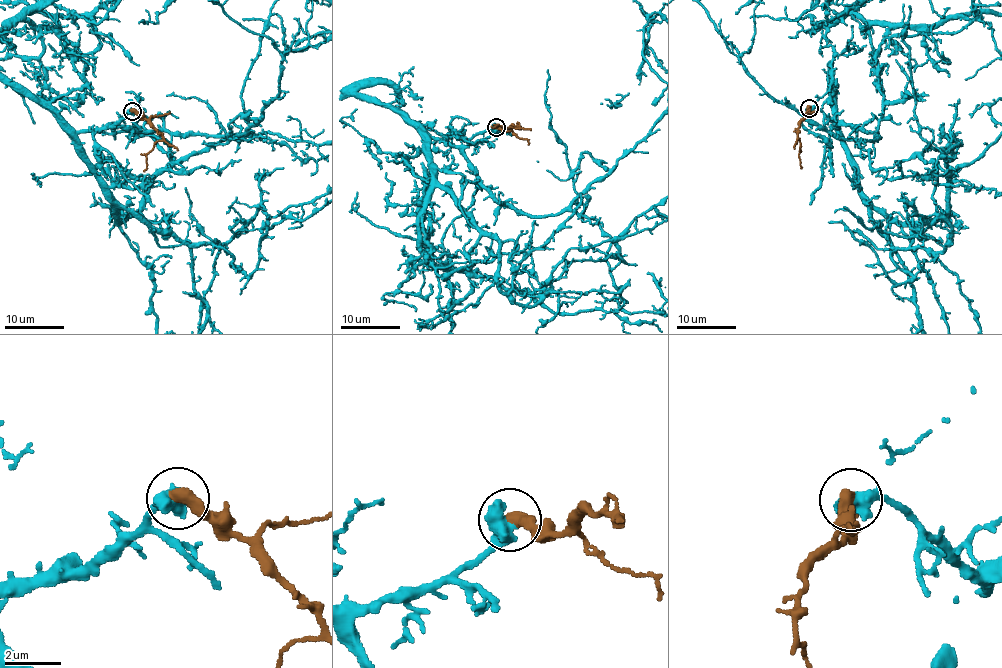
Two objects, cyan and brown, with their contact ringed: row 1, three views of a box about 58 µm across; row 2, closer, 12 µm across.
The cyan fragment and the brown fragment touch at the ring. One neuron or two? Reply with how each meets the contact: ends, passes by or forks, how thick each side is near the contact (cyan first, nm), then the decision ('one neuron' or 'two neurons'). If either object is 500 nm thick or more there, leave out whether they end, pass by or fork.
750/500 nm | one neuron

